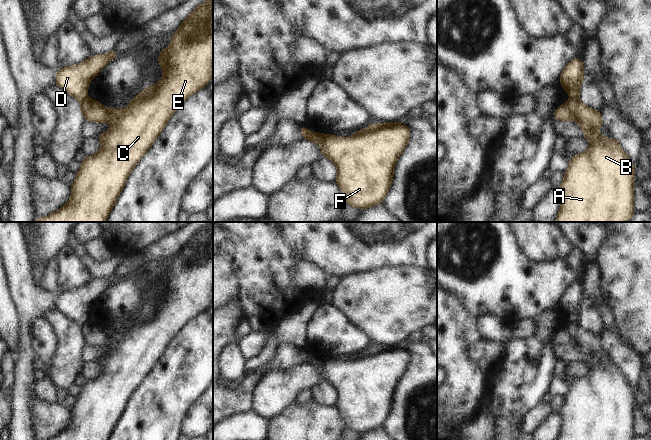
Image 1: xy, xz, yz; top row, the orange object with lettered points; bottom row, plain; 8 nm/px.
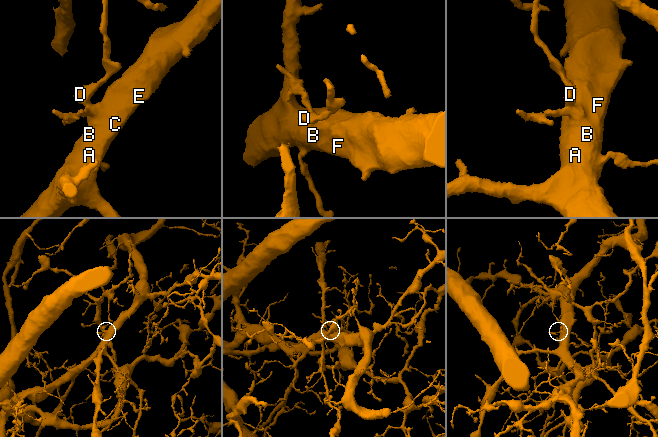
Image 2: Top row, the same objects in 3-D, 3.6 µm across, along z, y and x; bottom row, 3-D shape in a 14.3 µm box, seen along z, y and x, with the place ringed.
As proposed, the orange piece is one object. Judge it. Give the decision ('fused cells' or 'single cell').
fused cells

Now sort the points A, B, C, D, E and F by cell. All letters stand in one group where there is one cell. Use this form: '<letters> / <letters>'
A B C E F / D

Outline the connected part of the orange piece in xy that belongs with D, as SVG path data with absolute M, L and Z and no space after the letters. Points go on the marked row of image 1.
M112 49L103 55L92 55L82 63L65 67L56 72L55 84L61 87L66 93L80 102L86 99L88 85L97 76L102 68L115 58L117 51Z

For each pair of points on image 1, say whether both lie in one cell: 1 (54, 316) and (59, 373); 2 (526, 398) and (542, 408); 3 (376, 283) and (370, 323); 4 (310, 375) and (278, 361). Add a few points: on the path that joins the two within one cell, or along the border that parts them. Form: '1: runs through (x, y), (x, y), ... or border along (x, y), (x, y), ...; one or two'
1: runs through (65, 330), (65, 359); one
2: border along (541, 400), (526, 413), (522, 423); two
3: runs through (376, 293), (376, 313); one
4: border along (302, 362), (289, 368), (271, 370); two

